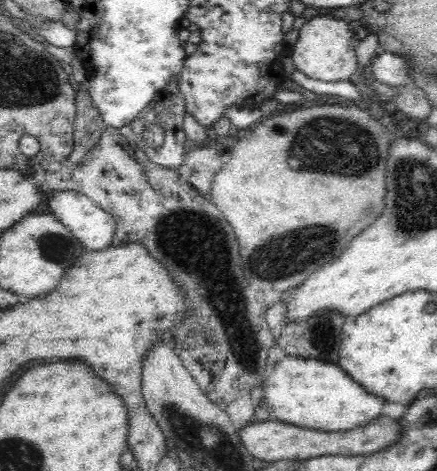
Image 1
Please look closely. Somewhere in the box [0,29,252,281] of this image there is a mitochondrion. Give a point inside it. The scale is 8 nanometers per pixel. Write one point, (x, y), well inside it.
(47, 90)

